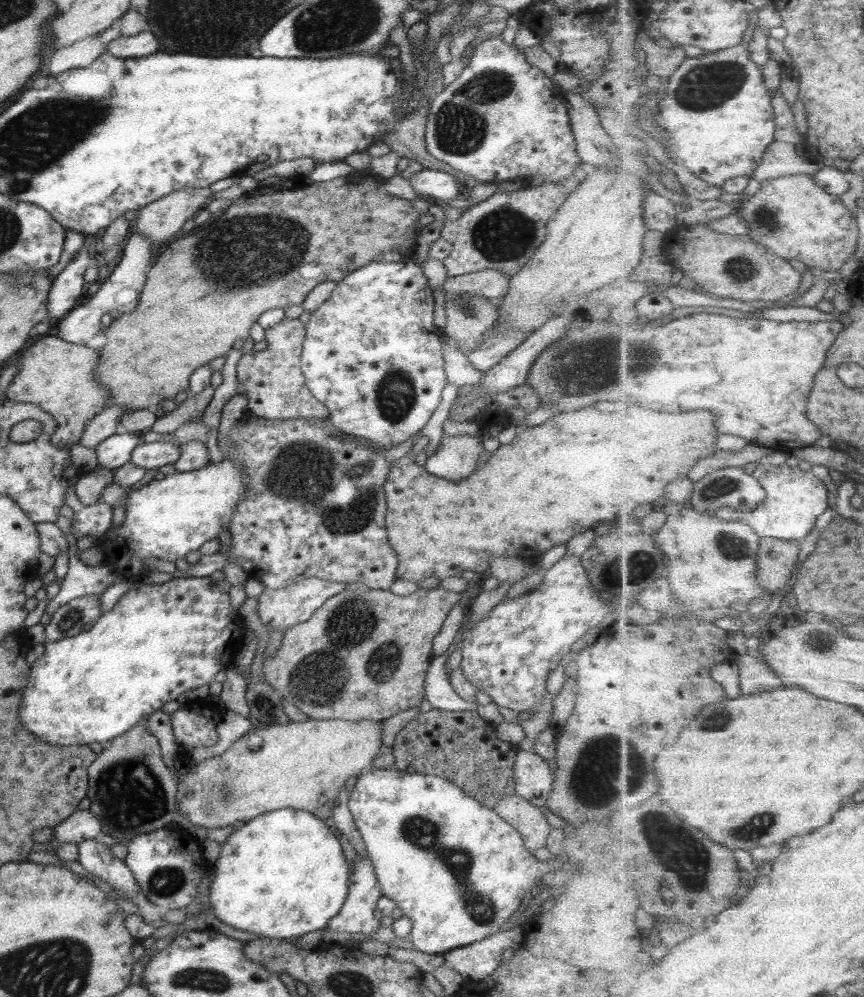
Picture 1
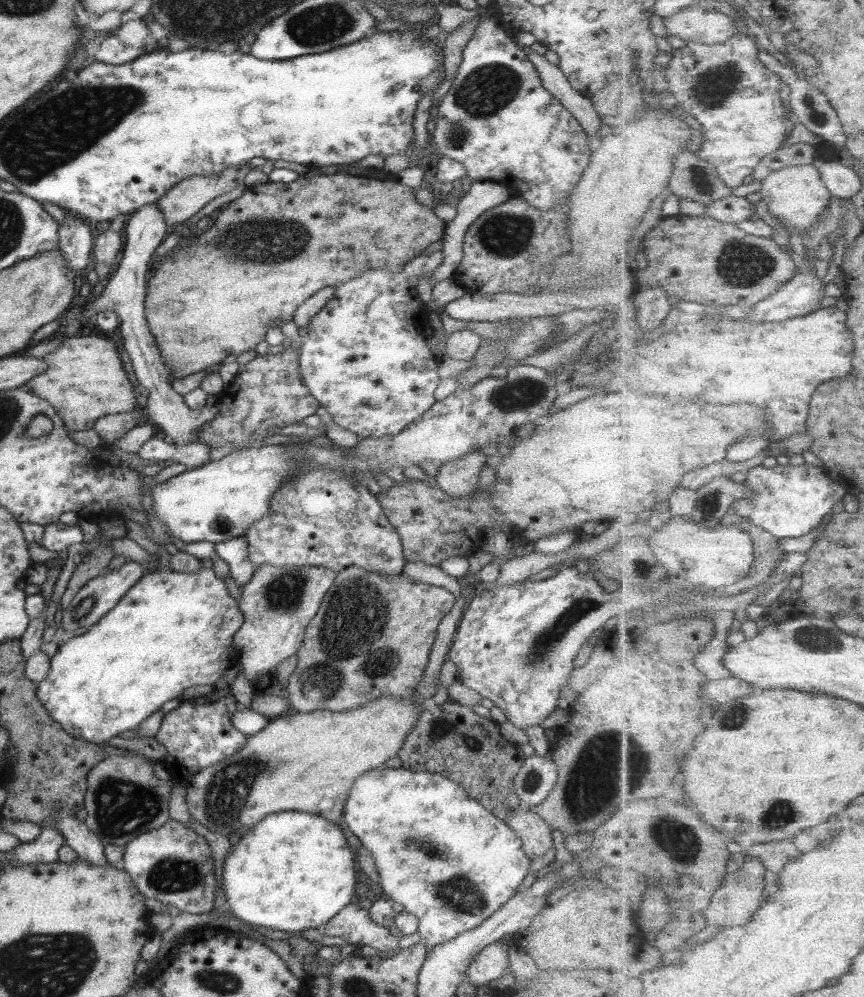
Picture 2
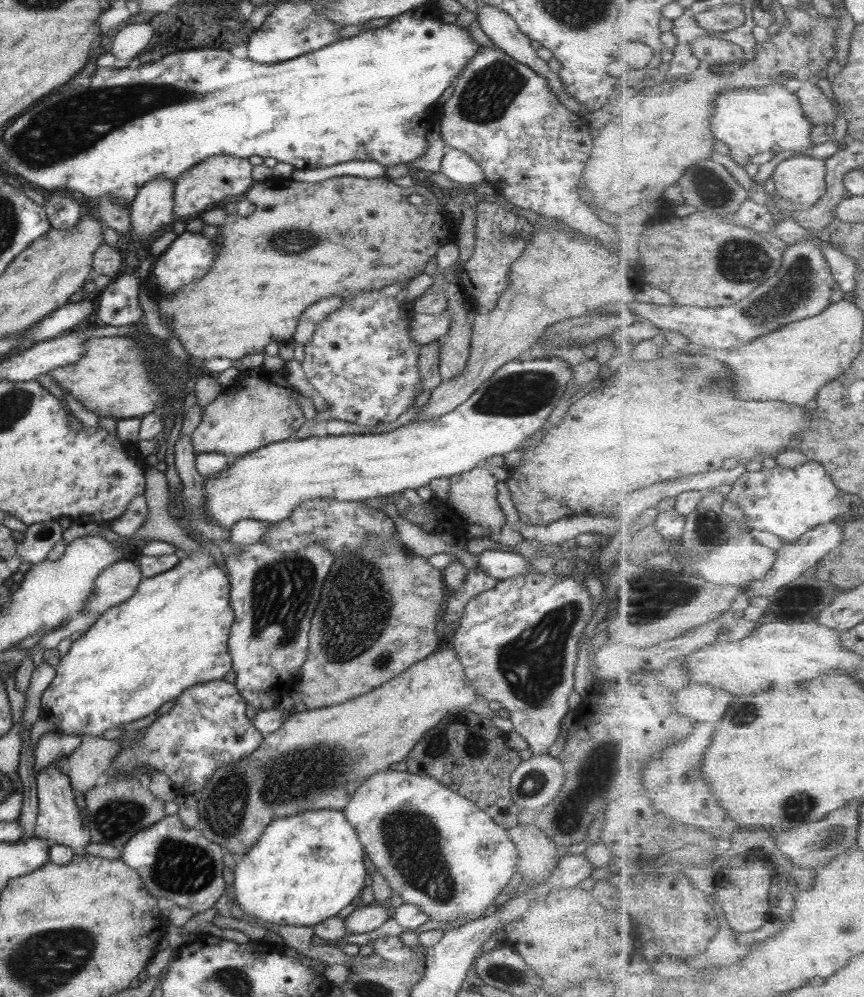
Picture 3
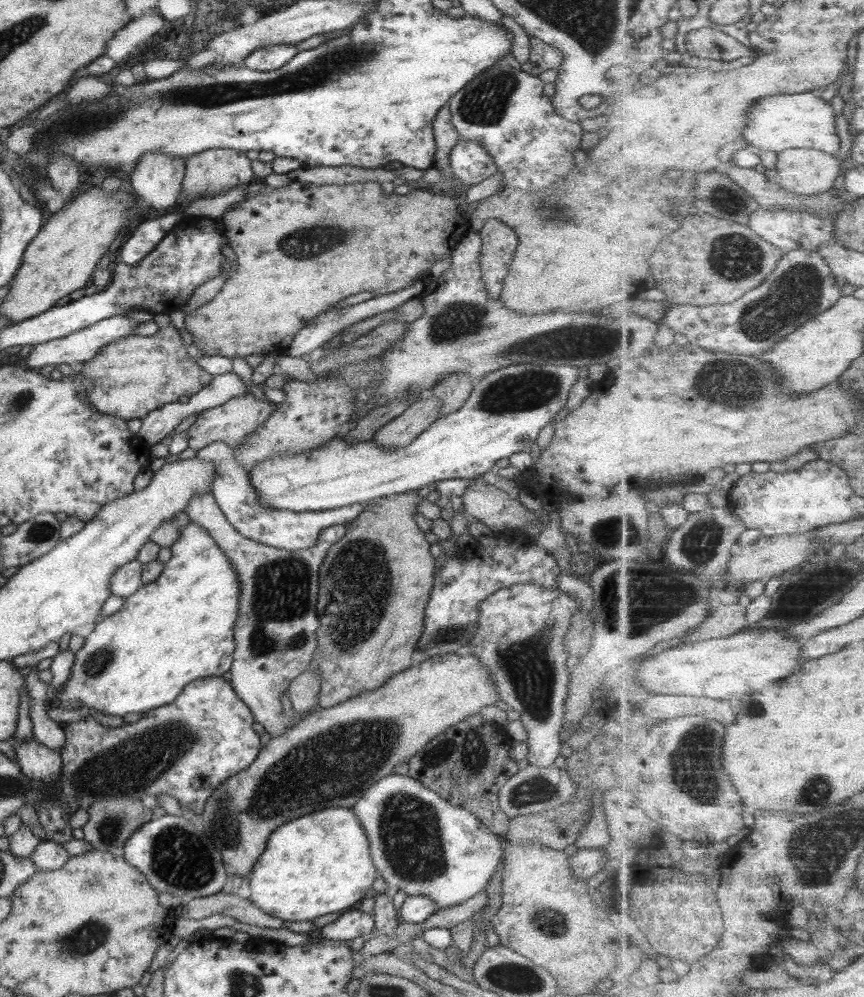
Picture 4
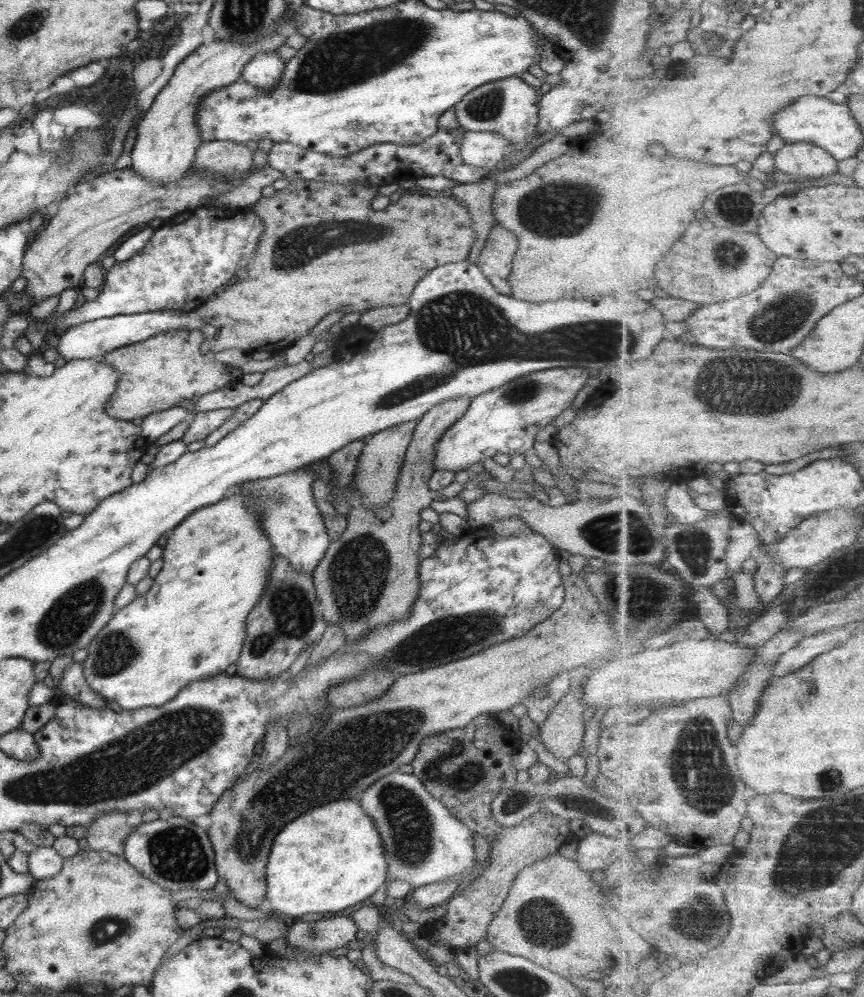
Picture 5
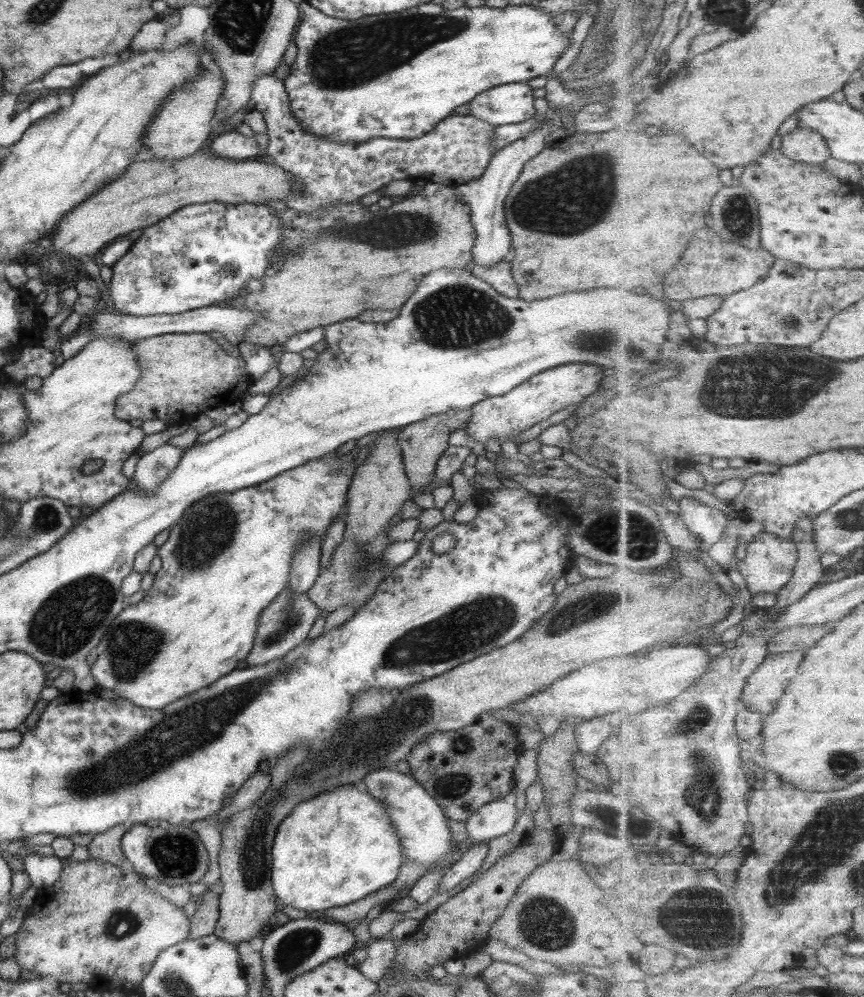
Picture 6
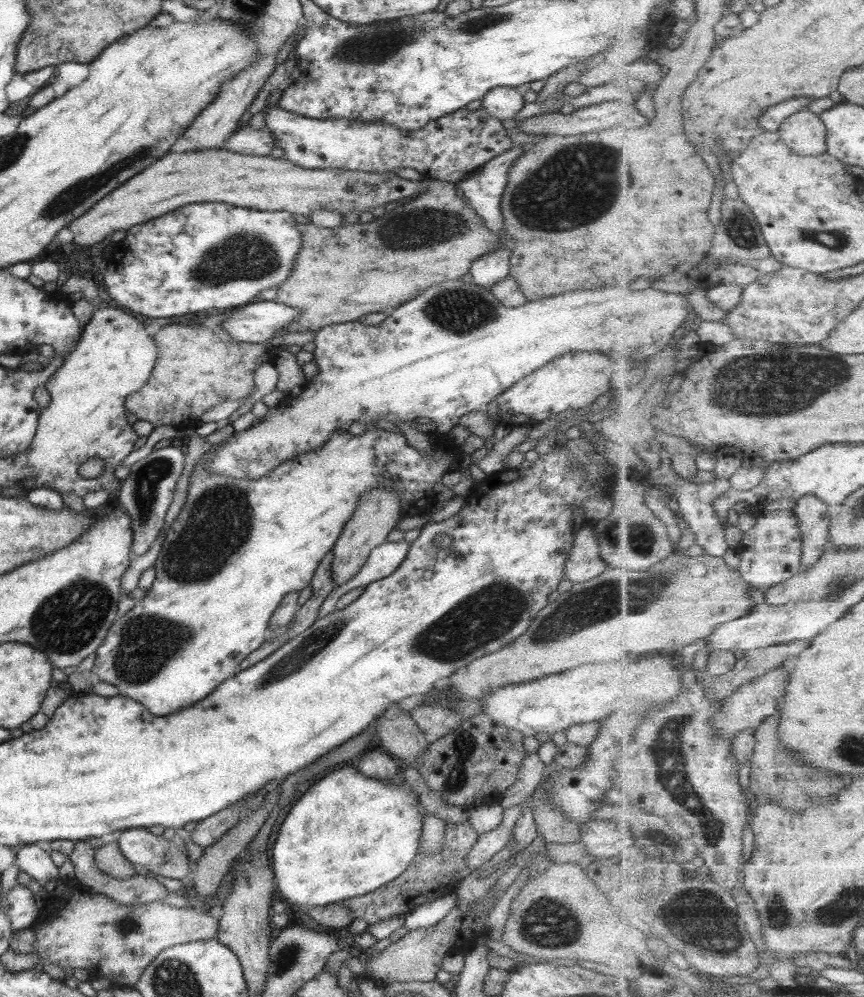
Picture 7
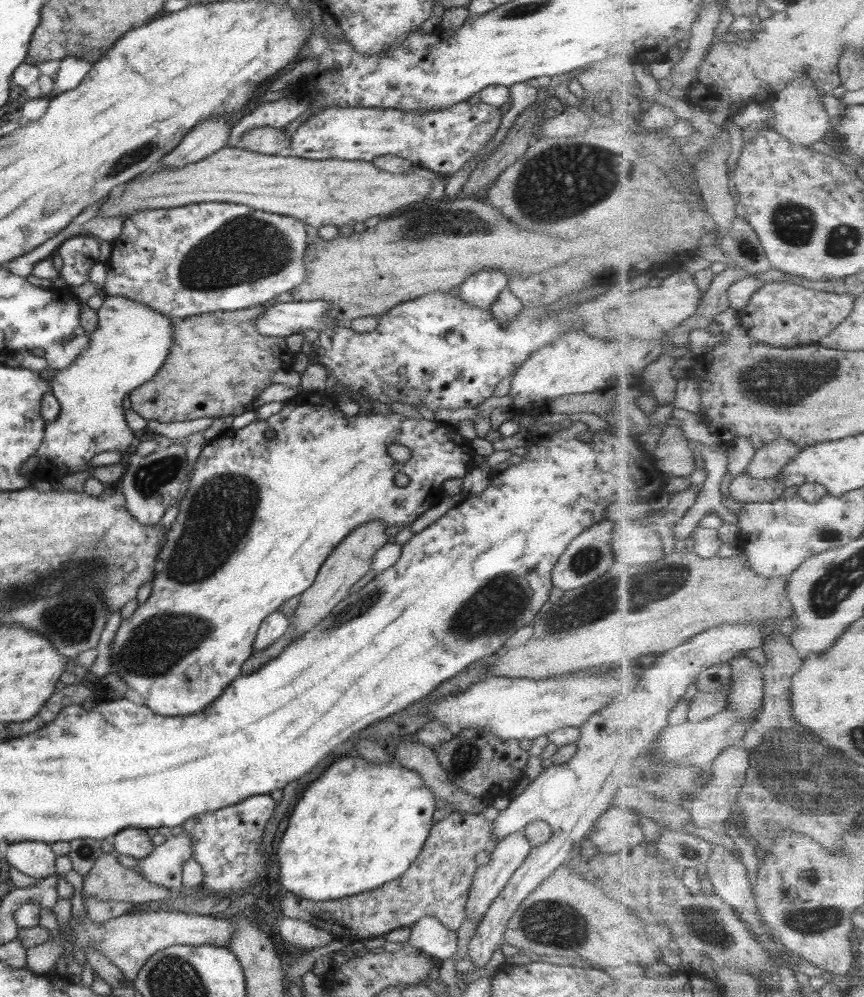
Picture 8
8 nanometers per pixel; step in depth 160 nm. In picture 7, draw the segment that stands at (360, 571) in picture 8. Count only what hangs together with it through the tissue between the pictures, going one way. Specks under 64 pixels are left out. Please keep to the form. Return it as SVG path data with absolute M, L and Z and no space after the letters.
M375 487L358 500L352 517L345 523L331 550L333 560L330 565L330 577L335 586L341 586L359 572L371 549L383 544L387 534L399 522L400 512L397 491L393 493L391 489L385 489L385 487Z

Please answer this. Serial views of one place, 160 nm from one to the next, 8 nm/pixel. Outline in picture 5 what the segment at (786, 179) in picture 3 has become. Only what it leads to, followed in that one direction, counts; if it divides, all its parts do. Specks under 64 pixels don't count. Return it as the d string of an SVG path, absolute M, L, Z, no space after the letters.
M810 142L785 144L774 154L777 170L793 176L817 179L839 170L839 162L832 153L822 146Z

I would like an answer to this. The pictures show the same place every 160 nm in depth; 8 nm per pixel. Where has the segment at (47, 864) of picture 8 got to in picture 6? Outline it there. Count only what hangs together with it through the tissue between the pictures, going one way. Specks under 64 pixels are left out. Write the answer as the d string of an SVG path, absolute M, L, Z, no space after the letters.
M31 852L22 859L24 871L33 887L53 884L62 873L62 860L55 856L41 856Z

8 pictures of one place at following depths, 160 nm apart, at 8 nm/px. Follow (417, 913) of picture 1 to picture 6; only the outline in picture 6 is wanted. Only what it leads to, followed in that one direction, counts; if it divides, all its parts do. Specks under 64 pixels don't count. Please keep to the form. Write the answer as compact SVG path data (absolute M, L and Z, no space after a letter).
M394 768L373 769L363 776L363 784L365 790L386 808L386 814L400 840L404 862L413 861L429 870L433 865L441 864L449 852L460 850L450 838L441 807L411 776L399 773Z

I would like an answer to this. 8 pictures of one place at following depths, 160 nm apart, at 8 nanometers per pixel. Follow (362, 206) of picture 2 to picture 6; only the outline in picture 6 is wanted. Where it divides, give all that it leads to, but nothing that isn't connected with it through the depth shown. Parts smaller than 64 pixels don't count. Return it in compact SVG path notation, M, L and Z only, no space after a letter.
M431 184L431 196L424 196L420 192L373 214L369 214L365 208L359 204L358 199L330 204L320 212L304 214L286 209L277 213L281 220L282 235L279 244L268 254L269 266L261 278L261 291L244 291L223 304L236 309L259 311L262 314L244 330L240 342L266 347L273 344L282 345L299 332L324 327L337 321L356 319L363 310L399 308L413 294L413 288L417 288L421 276L439 268L445 271L463 269L463 266L472 260L471 249L476 234L471 225L468 206L454 187Z

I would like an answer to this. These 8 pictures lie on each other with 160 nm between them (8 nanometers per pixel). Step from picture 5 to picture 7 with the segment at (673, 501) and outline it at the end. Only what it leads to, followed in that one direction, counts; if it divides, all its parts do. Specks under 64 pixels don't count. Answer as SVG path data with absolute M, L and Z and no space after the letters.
M665 449L660 452L661 464L656 469L651 469L648 472L648 479L652 484L659 486L669 486L671 488L671 494L677 500L679 504L680 512L683 514L685 523L694 533L695 543L701 546L706 553L711 556L722 557L727 548L730 548L725 542L725 529L723 529L723 523L717 517L717 512L713 509L713 502L719 498L719 496L727 493L731 489L729 479L716 480L714 482L707 482L703 484L693 484L684 480L680 474L675 472L672 467L672 456L669 455Z

